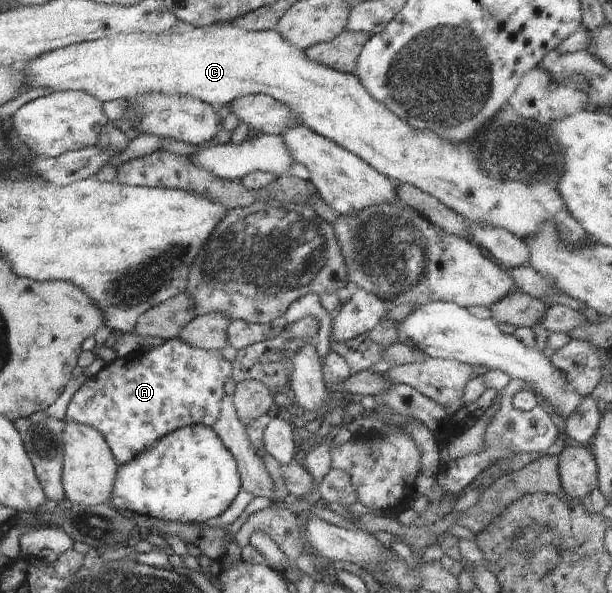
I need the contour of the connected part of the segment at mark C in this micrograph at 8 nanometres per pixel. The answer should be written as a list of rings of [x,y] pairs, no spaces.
[[[229,24],[188,27],[171,34],[118,33],[53,50],[20,66],[26,73],[26,87],[22,88],[20,95],[35,87],[47,87],[53,92],[84,91],[102,102],[110,102],[149,92],[162,92],[199,98],[219,109],[237,98],[267,94],[276,102],[289,106],[310,130],[360,157],[392,181],[397,179],[419,188],[469,222],[507,230],[520,240],[537,234],[543,224],[556,226],[565,246],[585,244],[593,239],[569,213],[561,194],[558,194],[557,175],[562,172],[562,163],[555,155],[555,143],[549,139],[550,131],[545,123],[535,119],[529,121],[517,115],[517,111],[509,105],[499,110],[497,119],[493,118],[472,142],[450,142],[430,129],[416,130],[411,127],[379,103],[354,73],[338,72],[315,63],[304,51],[287,42],[277,30],[248,30]]]

